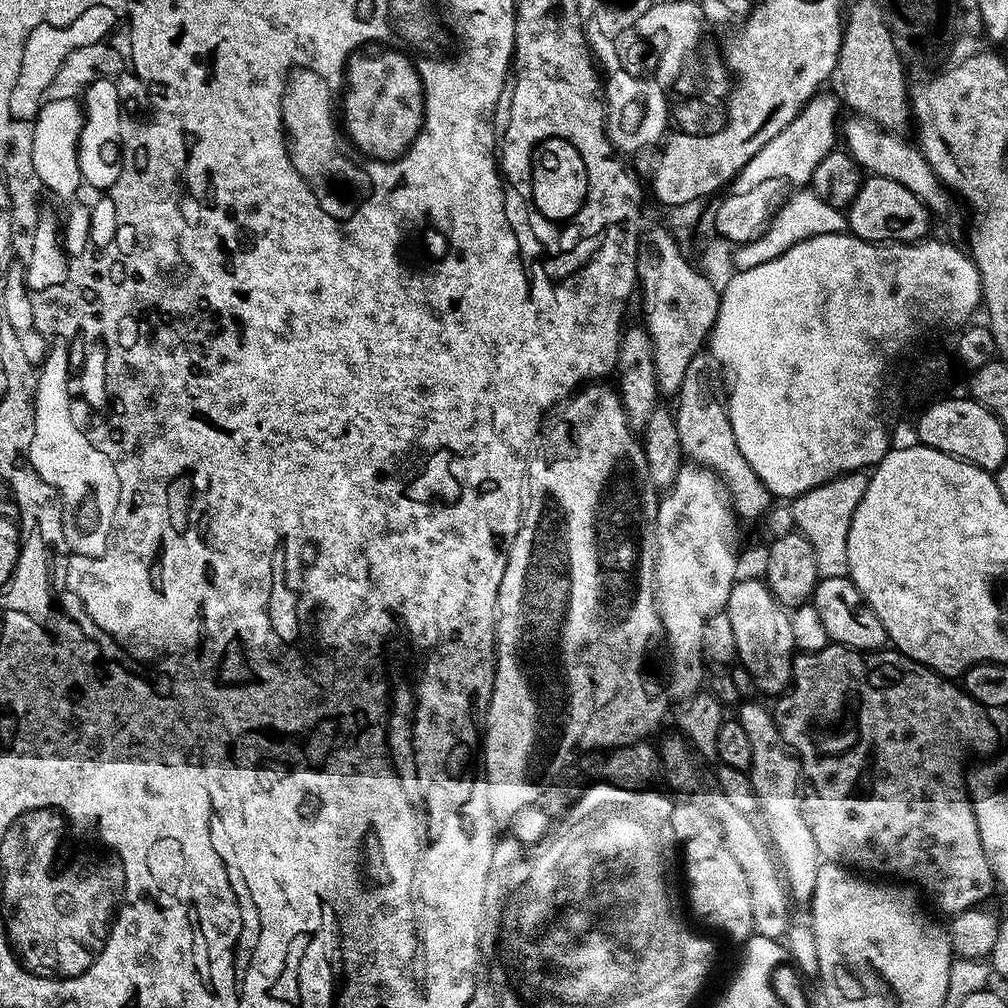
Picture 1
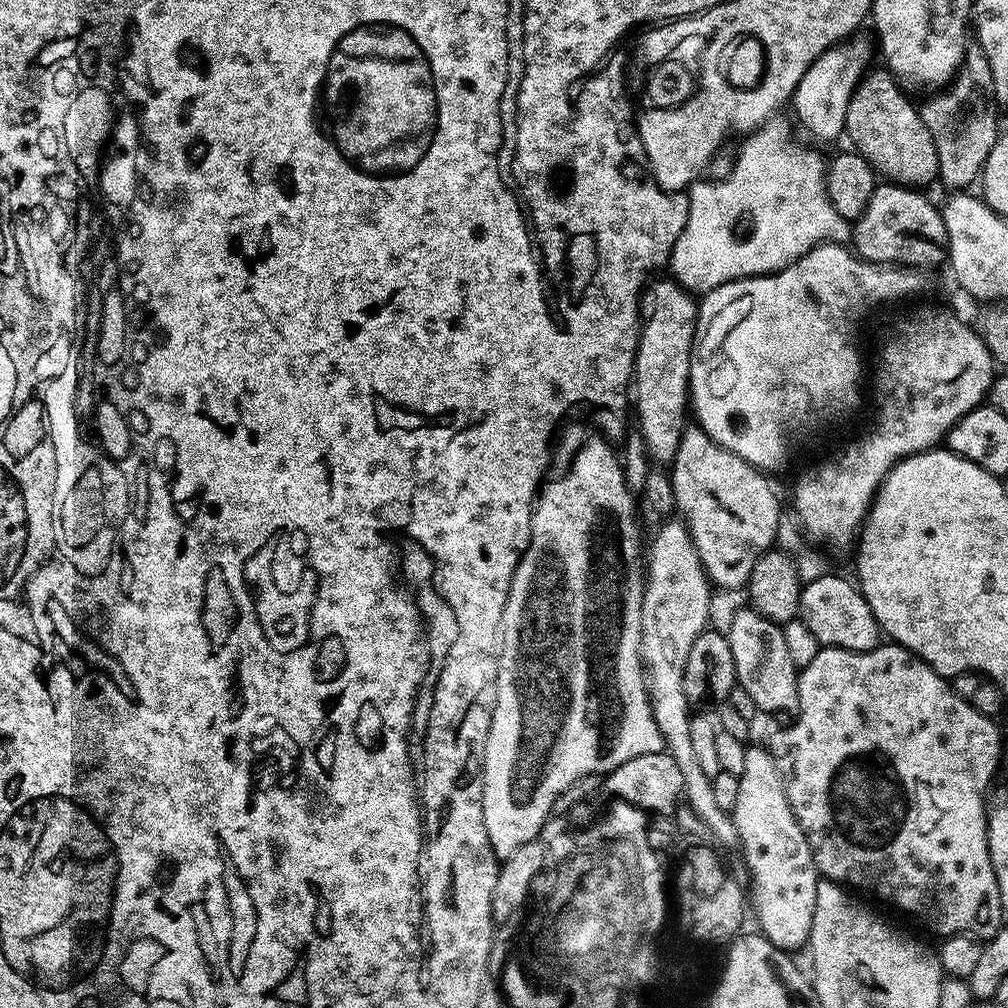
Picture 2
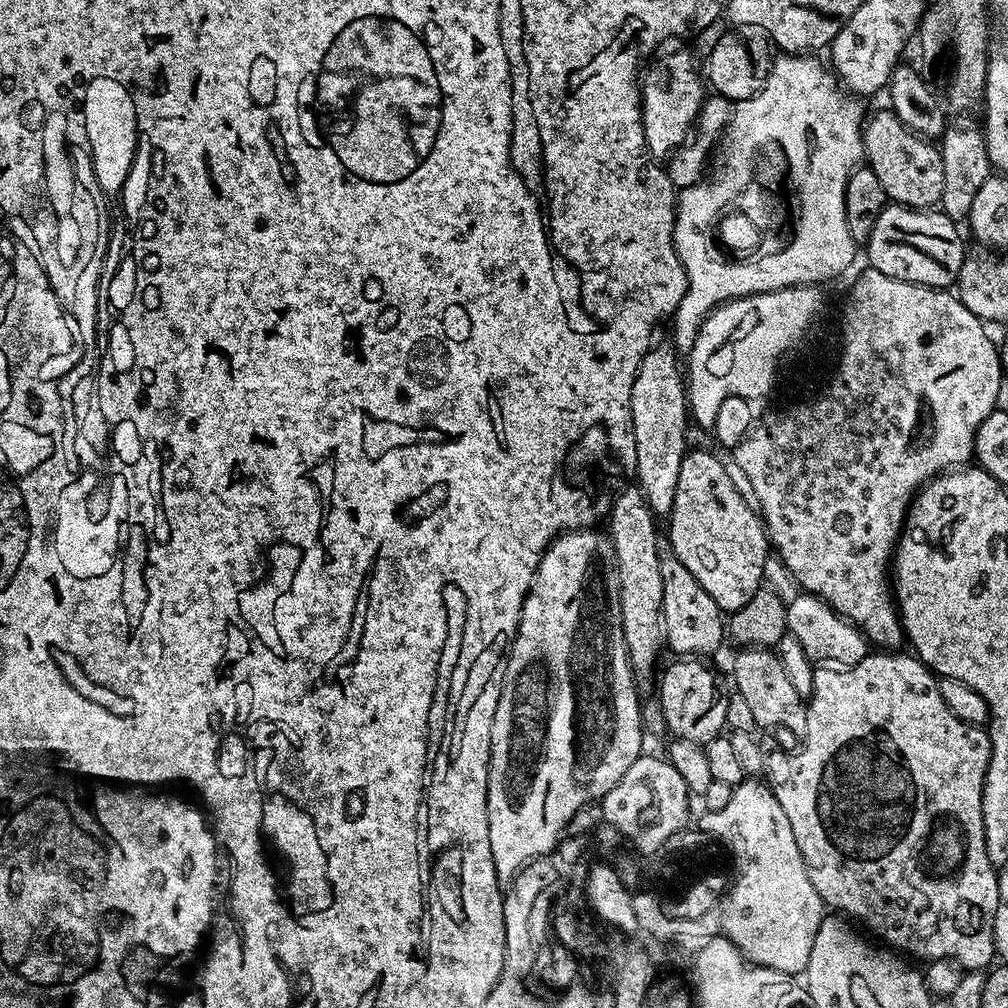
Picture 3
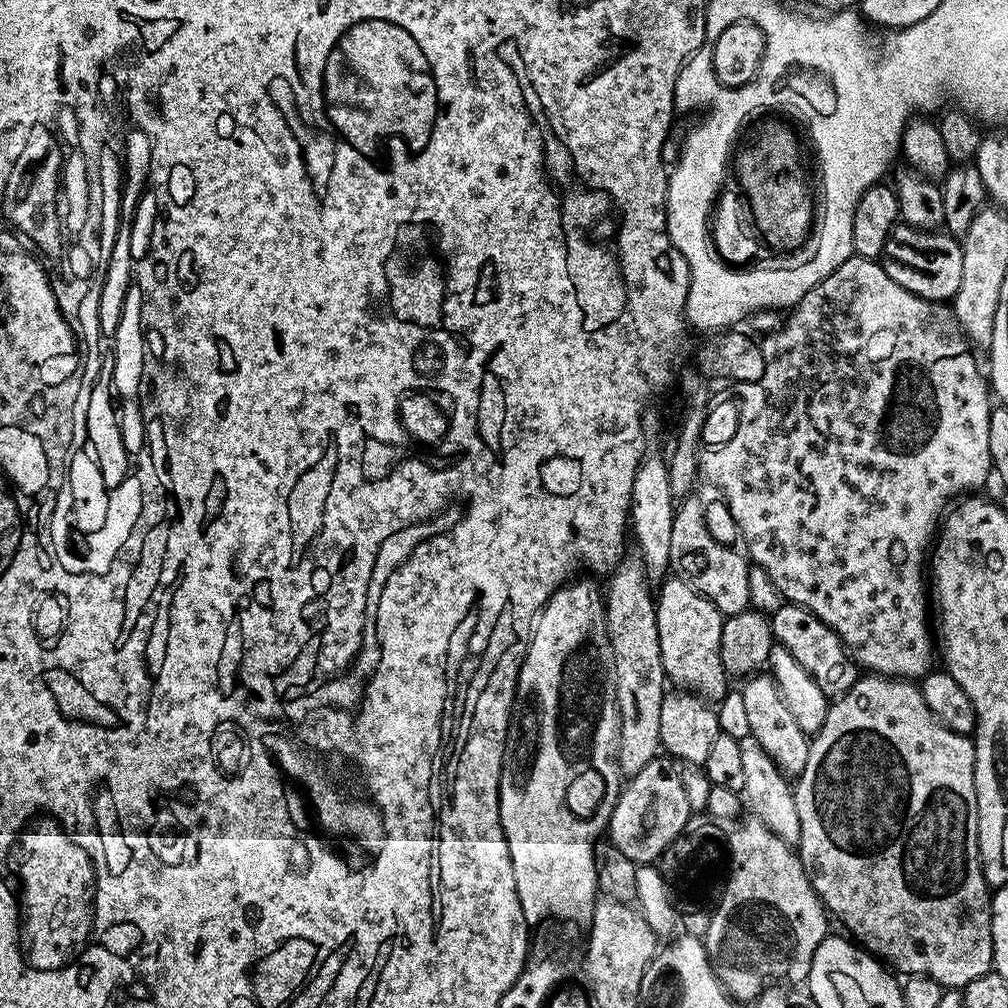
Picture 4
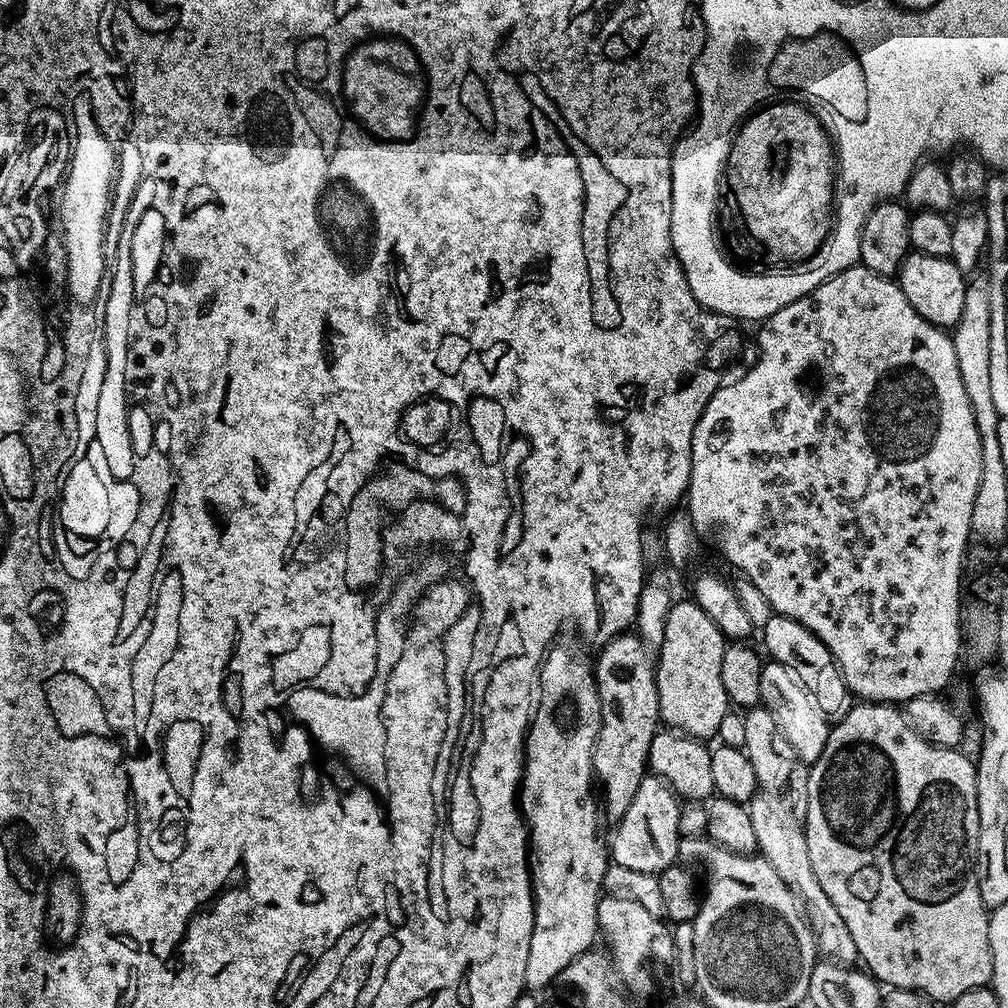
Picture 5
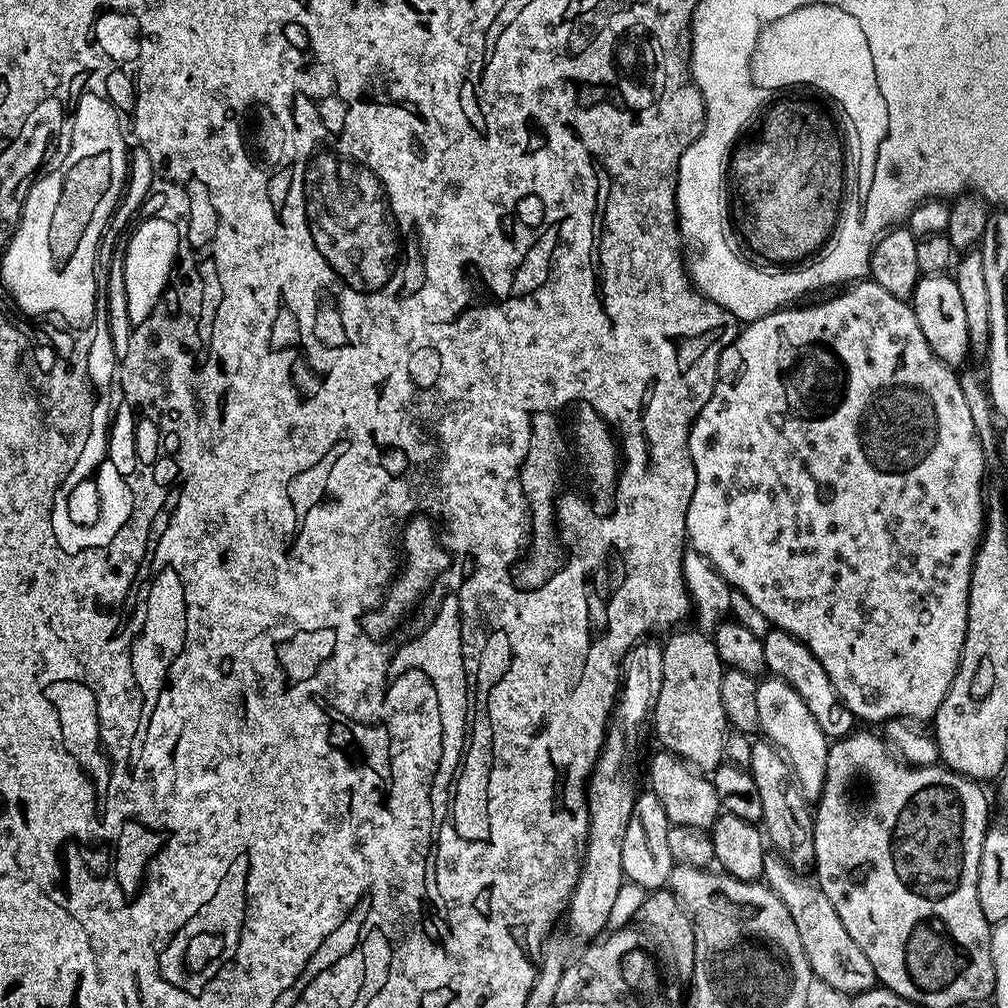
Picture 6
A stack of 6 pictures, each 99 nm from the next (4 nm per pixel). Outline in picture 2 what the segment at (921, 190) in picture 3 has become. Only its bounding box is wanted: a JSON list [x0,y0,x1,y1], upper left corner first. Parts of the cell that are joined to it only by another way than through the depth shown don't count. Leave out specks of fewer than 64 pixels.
[844,71,939,186]

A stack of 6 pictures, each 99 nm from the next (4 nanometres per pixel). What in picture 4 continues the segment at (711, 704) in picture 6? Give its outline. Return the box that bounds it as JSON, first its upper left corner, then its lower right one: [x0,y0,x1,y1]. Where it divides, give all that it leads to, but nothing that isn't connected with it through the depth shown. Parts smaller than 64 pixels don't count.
[656,576,730,704]

